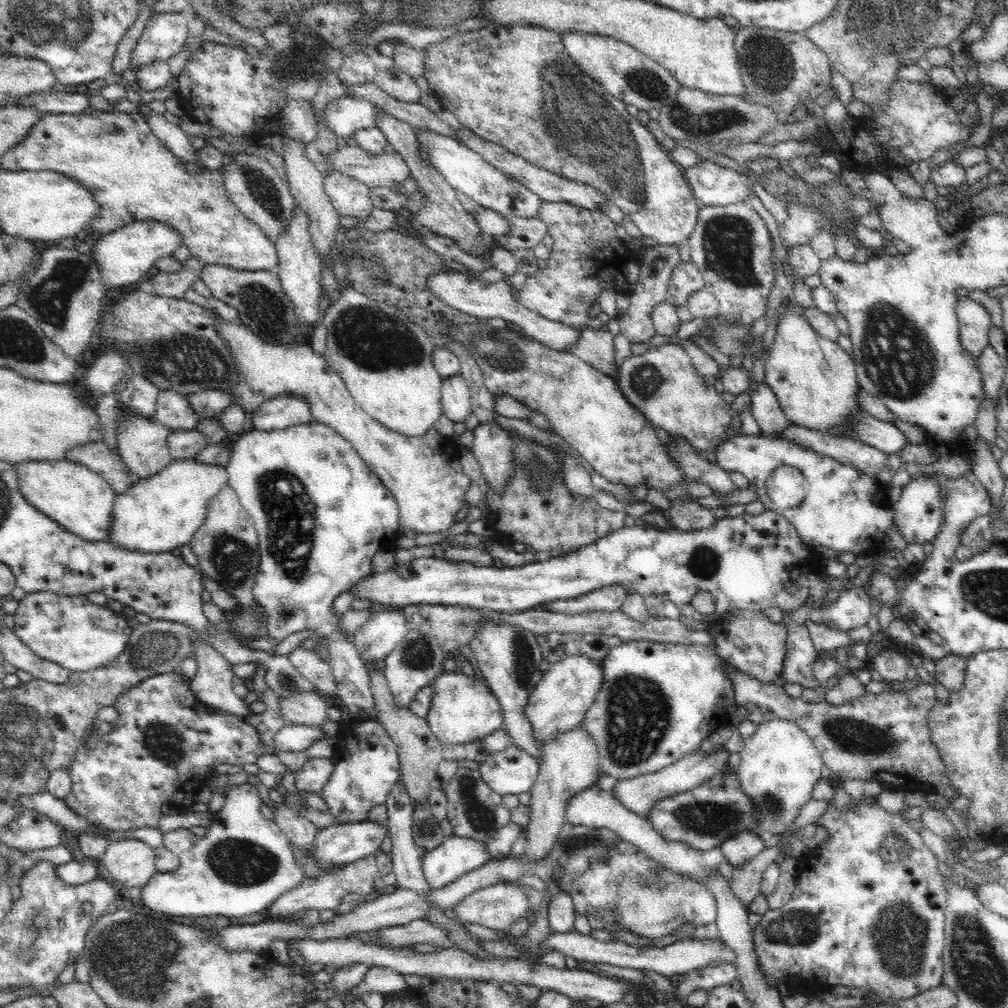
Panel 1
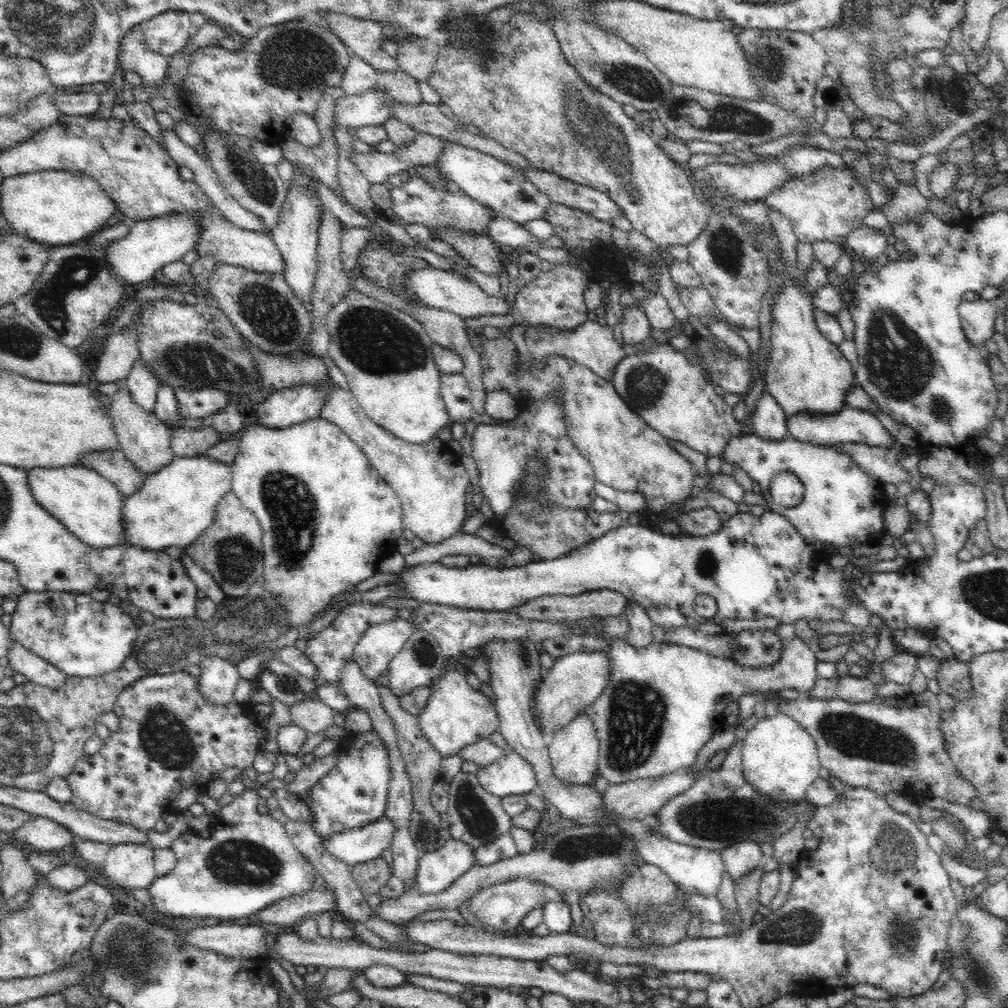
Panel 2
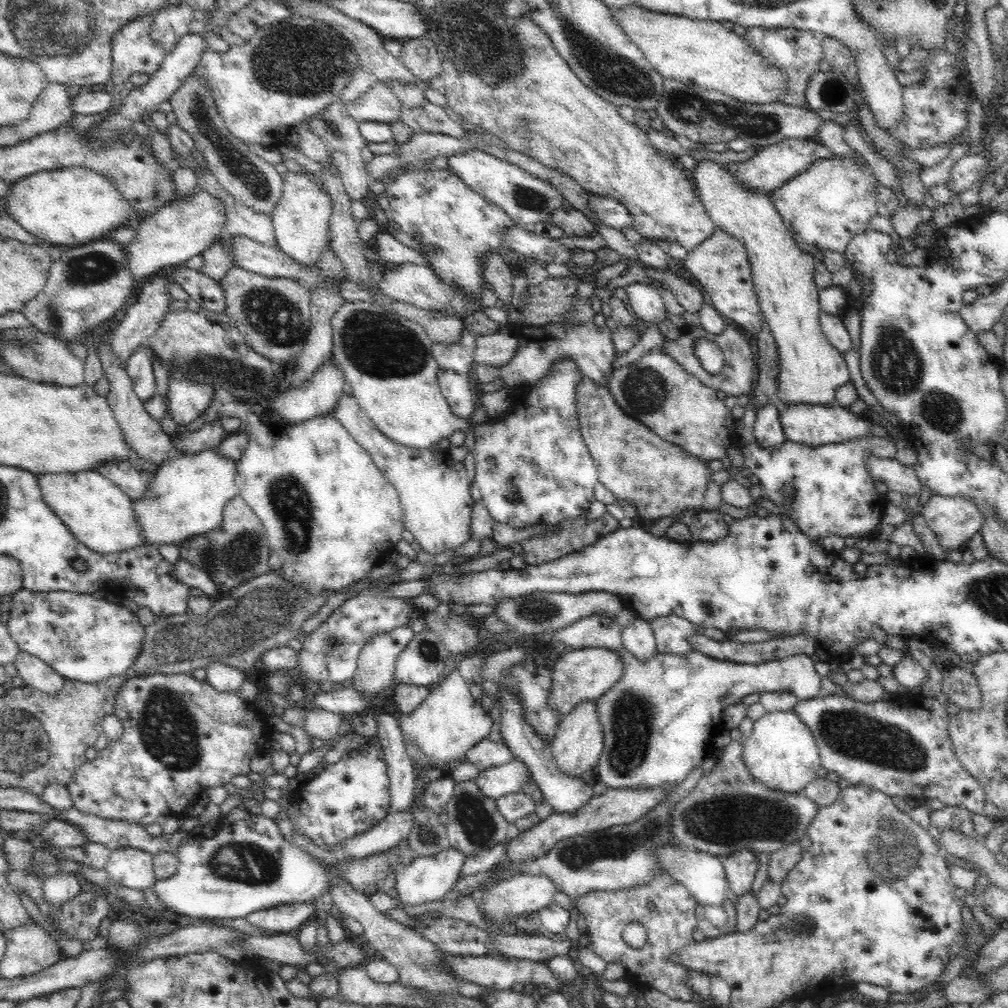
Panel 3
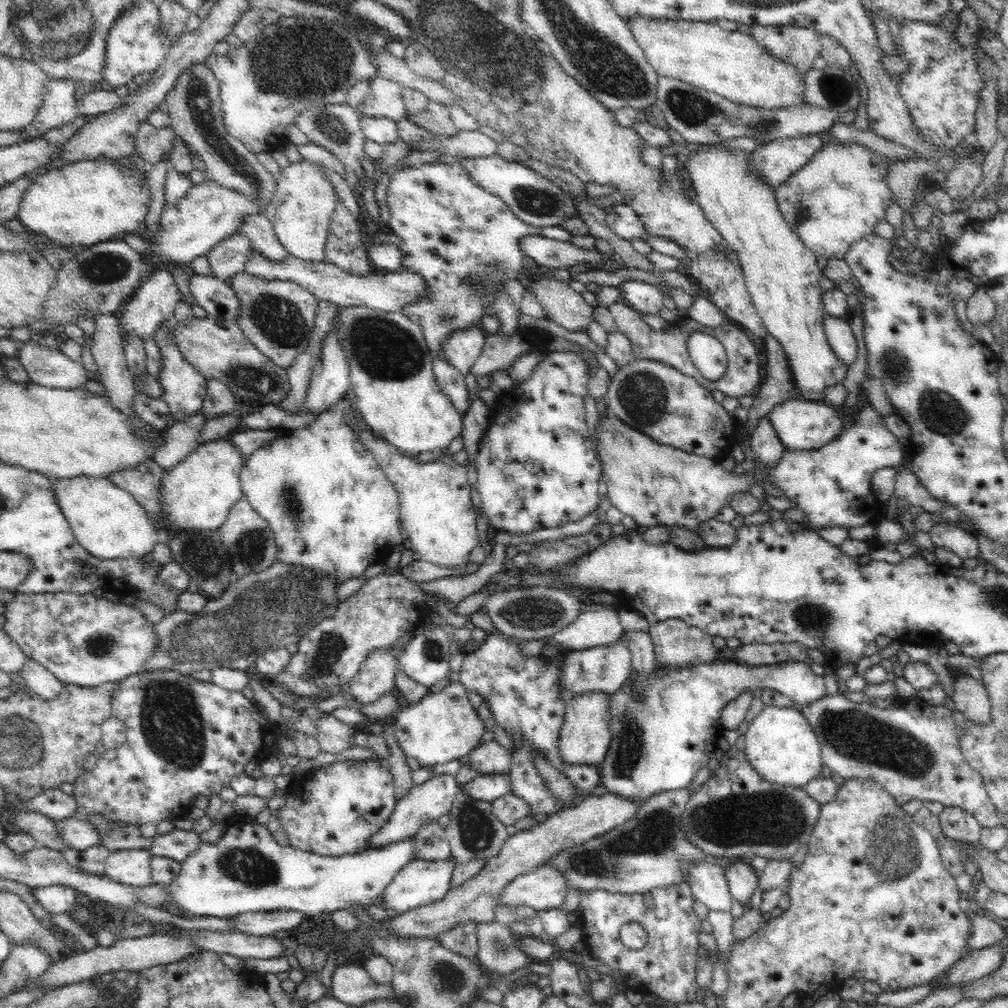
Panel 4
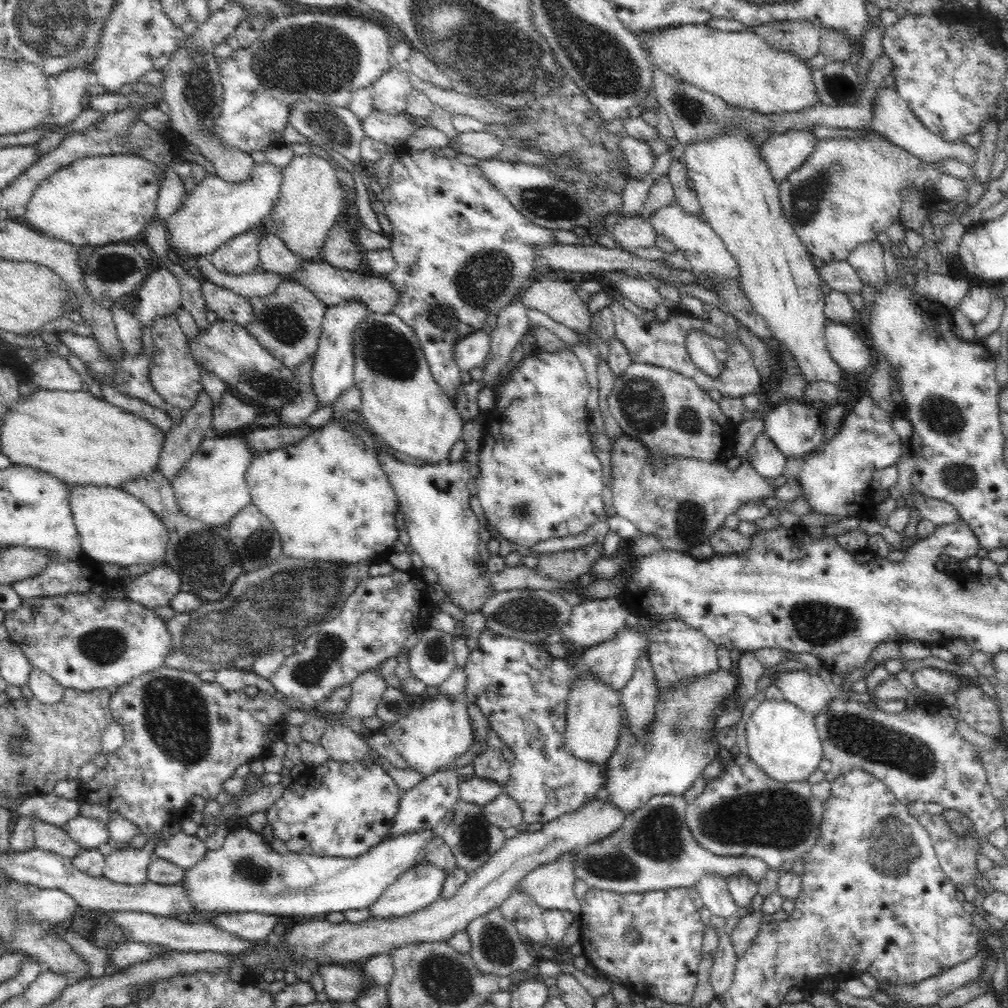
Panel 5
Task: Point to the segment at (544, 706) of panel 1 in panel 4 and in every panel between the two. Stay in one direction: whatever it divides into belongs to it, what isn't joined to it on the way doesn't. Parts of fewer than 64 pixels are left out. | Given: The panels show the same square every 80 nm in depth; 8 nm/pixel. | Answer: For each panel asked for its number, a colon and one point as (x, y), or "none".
2: (577, 679)
3: (580, 675)
4: (605, 668)

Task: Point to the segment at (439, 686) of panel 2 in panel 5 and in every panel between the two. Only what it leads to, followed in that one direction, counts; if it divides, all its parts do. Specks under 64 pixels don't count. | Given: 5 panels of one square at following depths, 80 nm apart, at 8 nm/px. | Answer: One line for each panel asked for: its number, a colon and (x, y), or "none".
3: (449, 722)
4: (441, 727)
5: (432, 736)

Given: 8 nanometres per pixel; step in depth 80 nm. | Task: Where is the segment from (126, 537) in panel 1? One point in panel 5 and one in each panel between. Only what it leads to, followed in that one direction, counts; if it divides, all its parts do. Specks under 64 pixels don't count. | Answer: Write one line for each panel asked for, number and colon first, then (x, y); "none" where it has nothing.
2: (176, 504)
3: (185, 498)
4: (198, 493)
5: (211, 488)

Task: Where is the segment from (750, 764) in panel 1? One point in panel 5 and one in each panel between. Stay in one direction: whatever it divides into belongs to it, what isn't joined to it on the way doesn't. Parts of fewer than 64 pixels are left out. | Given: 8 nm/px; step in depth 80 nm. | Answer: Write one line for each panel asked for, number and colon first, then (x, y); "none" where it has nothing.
2: (780, 759)
3: (781, 752)
4: (780, 744)
5: (782, 739)

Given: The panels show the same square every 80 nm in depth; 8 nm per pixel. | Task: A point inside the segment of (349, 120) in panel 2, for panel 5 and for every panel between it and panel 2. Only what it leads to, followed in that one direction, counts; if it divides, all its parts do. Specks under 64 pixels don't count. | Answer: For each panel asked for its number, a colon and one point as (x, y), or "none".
3: (378, 103)
4: (384, 98)
5: (389, 92)

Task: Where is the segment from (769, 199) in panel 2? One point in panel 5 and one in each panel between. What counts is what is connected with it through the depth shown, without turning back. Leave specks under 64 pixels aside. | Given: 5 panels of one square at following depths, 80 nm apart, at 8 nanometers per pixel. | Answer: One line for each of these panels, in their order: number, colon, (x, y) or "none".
3: (832, 201)
4: (835, 200)
5: (848, 191)

